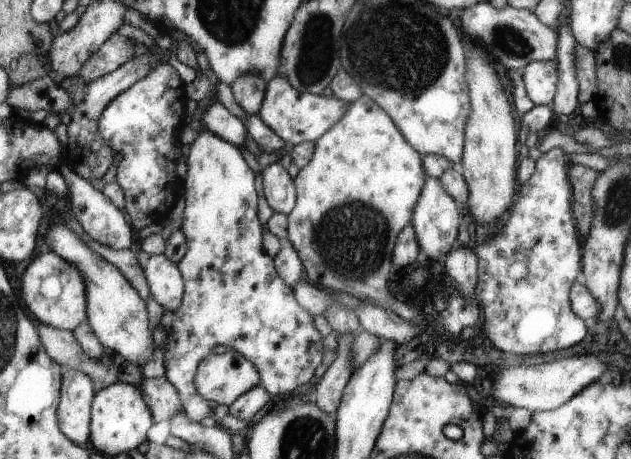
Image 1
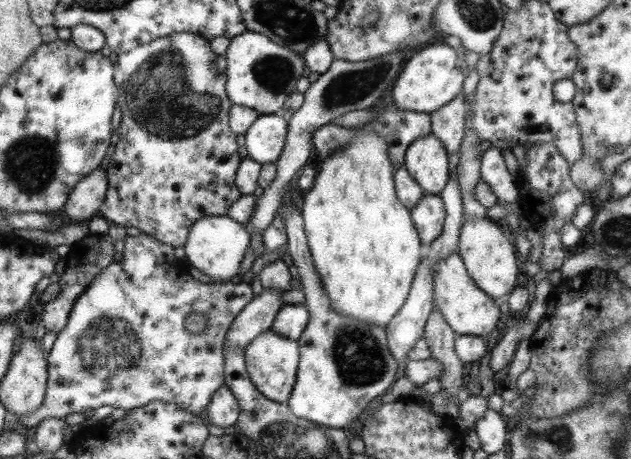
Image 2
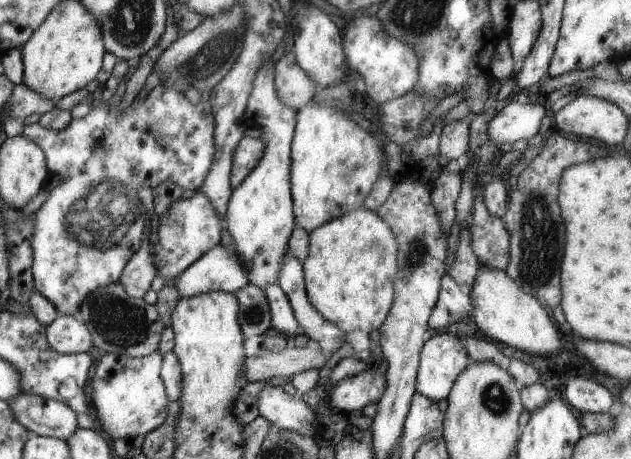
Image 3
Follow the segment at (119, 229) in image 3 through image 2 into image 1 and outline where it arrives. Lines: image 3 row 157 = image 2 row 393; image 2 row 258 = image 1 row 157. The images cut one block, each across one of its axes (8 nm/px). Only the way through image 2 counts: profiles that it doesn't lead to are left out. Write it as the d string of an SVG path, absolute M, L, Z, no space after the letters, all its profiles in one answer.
M162 63L154 67L144 78L137 80L129 89L121 92L108 106L100 116L100 136L114 148L114 153L122 154L122 160L116 166L116 179L124 193L124 211L130 216L130 224L136 231L142 230L149 224L162 223L173 211L178 202L179 191L183 192L183 180L176 176L176 156L178 156L178 147L174 148L174 136L180 135L180 126L184 126L184 103L186 100L185 84L182 84L182 78L178 75L174 66L168 63Z

